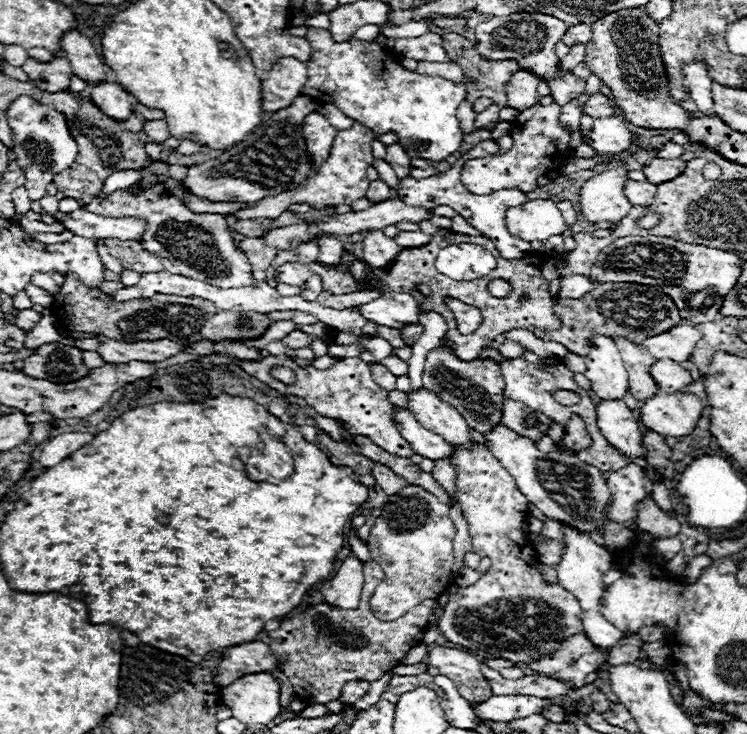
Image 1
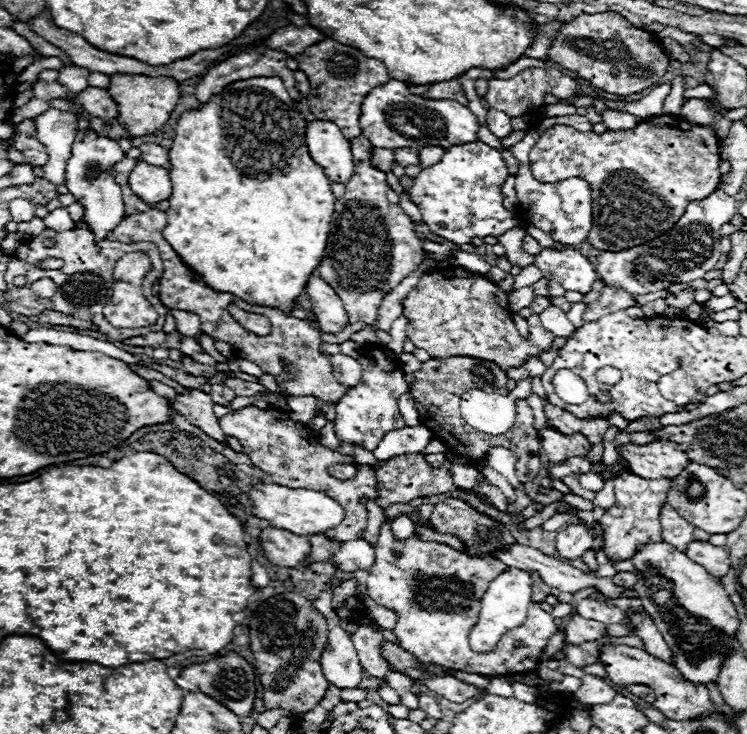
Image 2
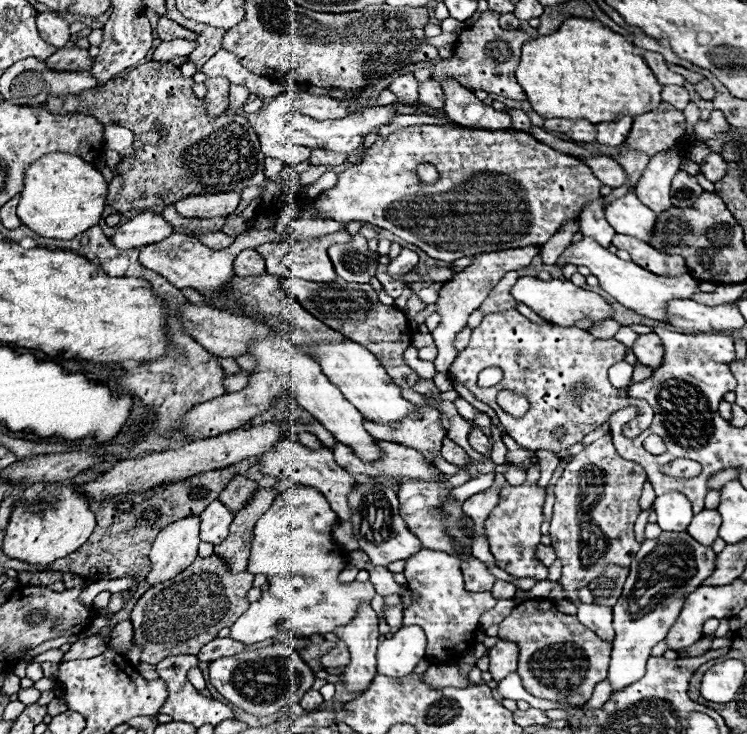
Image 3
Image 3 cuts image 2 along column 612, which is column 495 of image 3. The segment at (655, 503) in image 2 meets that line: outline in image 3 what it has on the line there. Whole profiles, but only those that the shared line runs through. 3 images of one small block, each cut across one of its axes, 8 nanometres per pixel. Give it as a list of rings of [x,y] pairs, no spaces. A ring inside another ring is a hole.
[[[504,484],[498,492],[498,504],[490,512],[490,516],[484,522],[484,532],[490,544],[490,552],[496,558],[498,568],[510,572],[518,578],[536,578],[546,580],[548,568],[540,564],[536,558],[536,546],[540,544],[540,524],[544,520],[542,506],[544,506],[546,490],[536,484],[522,484],[522,486],[510,486]]]

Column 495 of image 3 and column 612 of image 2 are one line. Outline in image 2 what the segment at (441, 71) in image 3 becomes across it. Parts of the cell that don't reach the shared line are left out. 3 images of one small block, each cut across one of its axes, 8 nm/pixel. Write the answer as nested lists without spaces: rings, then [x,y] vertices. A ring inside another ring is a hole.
[[[616,12],[580,14],[562,24],[548,48],[548,60],[566,70],[574,70],[580,78],[594,84],[594,88],[628,96],[654,86],[668,70],[668,54],[660,48],[654,34],[634,28],[624,16]]]

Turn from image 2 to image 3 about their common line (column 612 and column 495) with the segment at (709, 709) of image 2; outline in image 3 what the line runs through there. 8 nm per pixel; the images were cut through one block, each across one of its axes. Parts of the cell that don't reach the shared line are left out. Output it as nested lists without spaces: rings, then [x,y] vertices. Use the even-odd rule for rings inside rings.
[[[500,640],[496,646],[492,646],[488,650],[488,658],[490,658],[492,680],[500,682],[508,674],[516,672],[516,666],[518,666],[518,646],[514,642]]]

